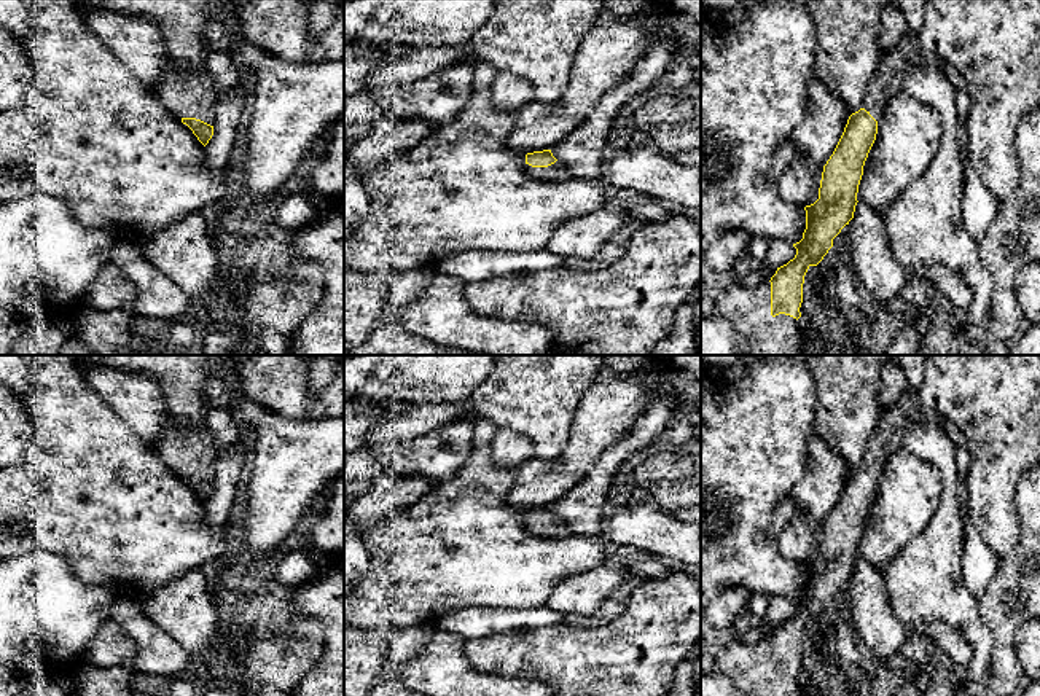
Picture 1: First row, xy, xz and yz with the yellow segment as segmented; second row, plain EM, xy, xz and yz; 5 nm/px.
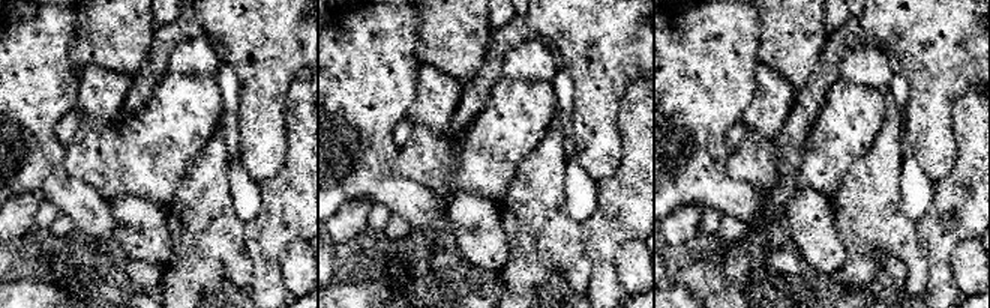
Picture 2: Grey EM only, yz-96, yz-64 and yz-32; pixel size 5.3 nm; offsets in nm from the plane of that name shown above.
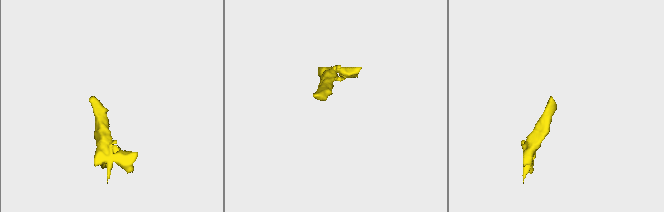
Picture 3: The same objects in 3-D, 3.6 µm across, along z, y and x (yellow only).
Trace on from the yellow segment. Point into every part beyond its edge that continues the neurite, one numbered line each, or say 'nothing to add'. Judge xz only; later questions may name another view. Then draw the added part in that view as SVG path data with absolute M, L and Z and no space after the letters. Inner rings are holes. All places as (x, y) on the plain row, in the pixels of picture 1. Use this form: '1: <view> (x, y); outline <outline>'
1: xz (558, 529); outline M559 518L548 524L532 524L529 521L524 521L524 529L543 540L564 540L572 535L569 524Z

